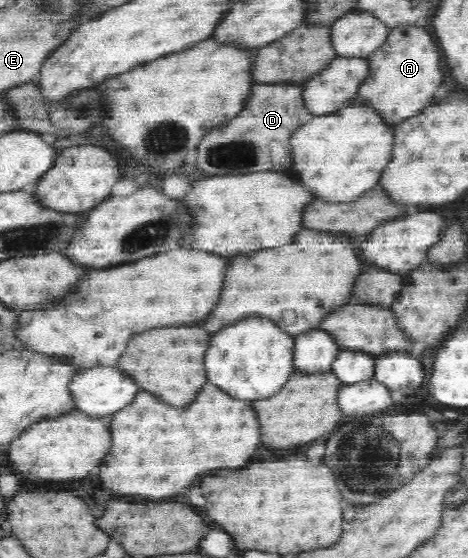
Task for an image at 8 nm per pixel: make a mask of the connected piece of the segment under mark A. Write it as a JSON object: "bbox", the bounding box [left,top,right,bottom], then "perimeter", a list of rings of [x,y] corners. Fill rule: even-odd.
{"bbox":[354,23,442,127],"perimeter":[[[402,23],[389,32],[383,45],[366,58],[366,77],[355,92],[354,105],[366,106],[388,127],[418,115],[434,99],[433,93],[442,84],[439,56],[430,35],[423,27]]]}

